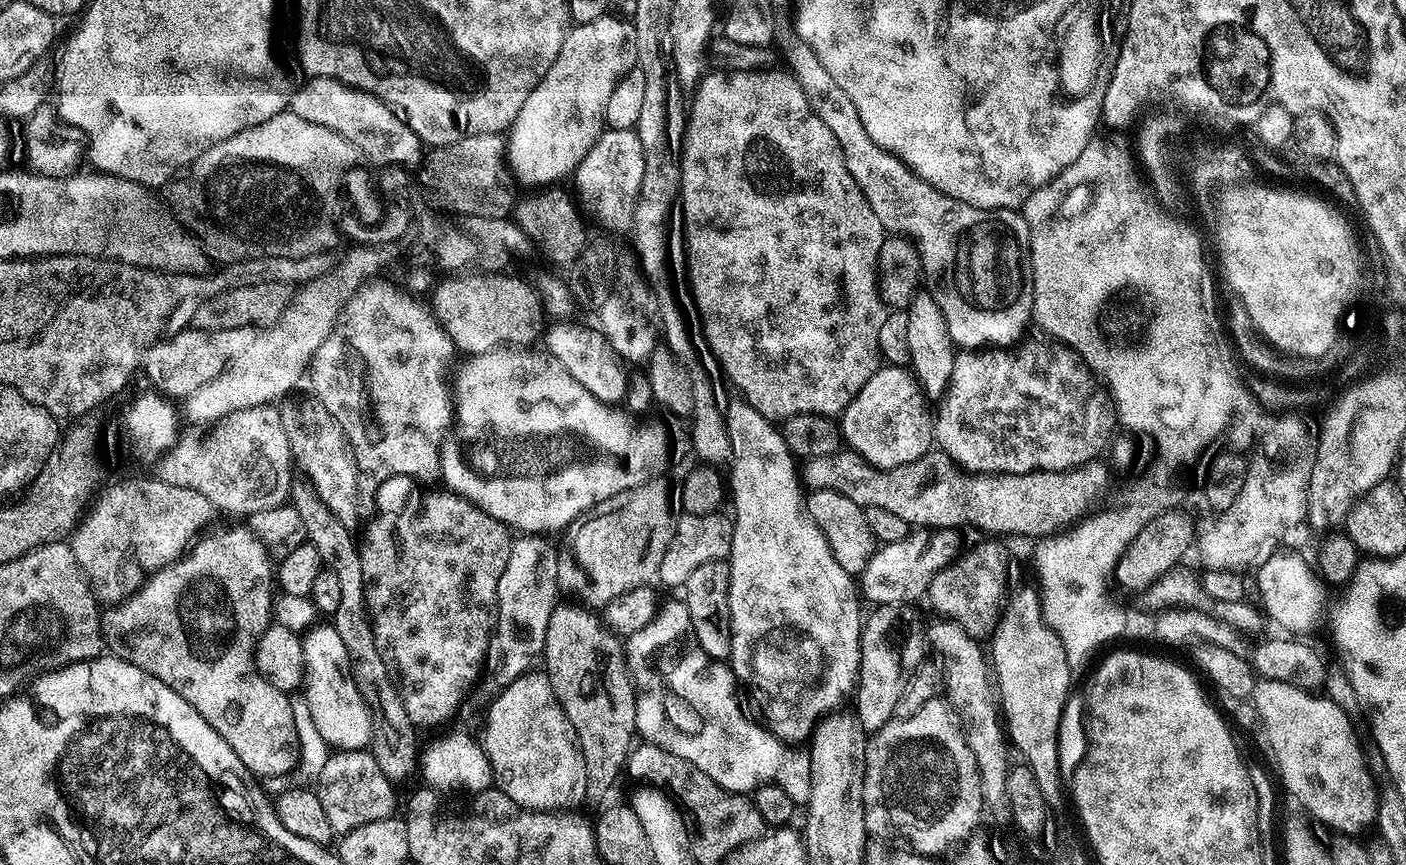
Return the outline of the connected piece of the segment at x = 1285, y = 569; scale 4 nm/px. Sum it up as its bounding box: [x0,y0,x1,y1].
[1255,551,1326,634]

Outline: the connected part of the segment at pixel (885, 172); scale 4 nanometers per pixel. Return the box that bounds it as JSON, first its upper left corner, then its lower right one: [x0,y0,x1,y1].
[774,12,1033,350]

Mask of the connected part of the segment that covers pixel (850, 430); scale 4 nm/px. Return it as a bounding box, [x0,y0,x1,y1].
[838,366,934,468]

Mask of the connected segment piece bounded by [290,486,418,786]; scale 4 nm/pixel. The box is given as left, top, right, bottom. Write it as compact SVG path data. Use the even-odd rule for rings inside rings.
M311 486L293 487L290 493L290 503L302 514L304 534L307 543L314 546L320 555L320 563L329 572L333 572L342 586L342 598L338 602L338 610L331 613L330 623L338 630L338 638L346 645L346 654L350 654L352 677L358 686L358 694L362 694L364 704L372 713L374 732L388 743L388 748L371 749L372 756L378 762L382 774L393 786L400 786L403 780L408 780L418 772L418 748L416 752L417 725L406 714L406 706L400 697L400 690L394 683L394 677L388 671L386 662L374 642L372 621L368 618L368 607L364 602L364 575L357 537L352 537L349 525L334 515L320 500L319 494Z

